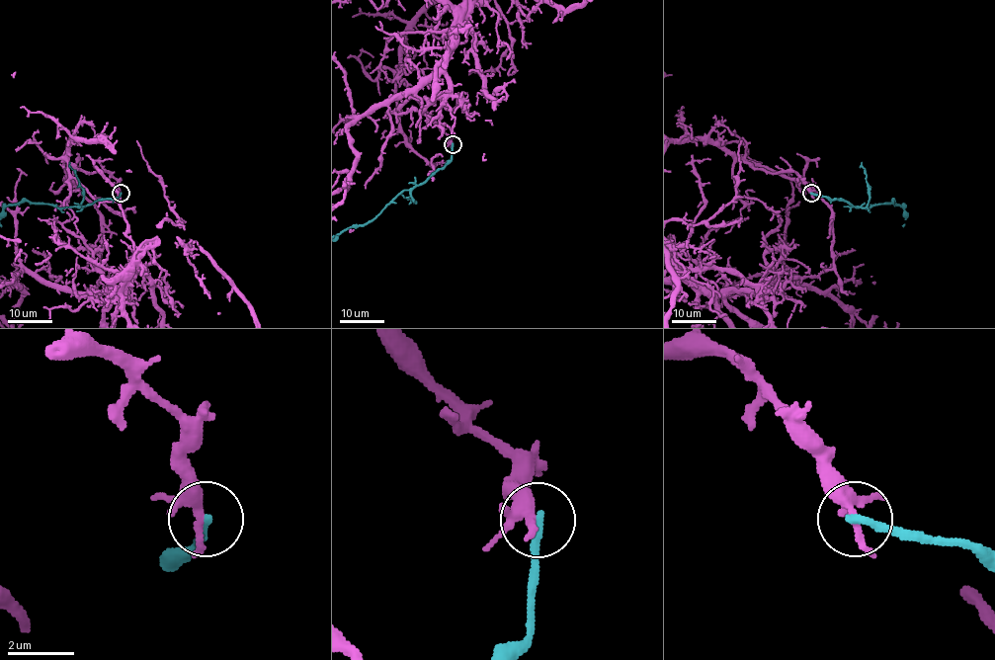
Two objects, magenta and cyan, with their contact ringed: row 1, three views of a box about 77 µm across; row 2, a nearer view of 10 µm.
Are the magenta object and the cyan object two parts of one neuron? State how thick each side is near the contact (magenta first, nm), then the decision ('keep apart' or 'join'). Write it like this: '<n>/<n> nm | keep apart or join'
240/240 nm | keep apart

